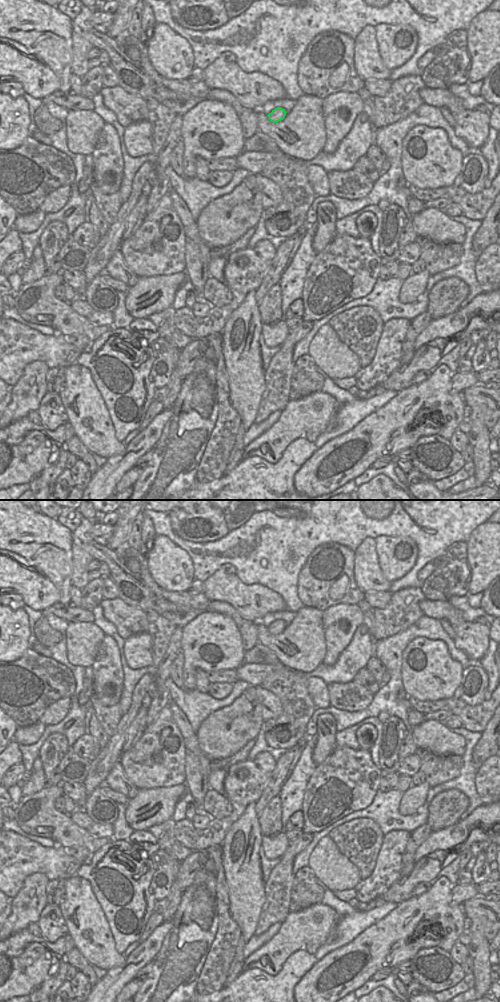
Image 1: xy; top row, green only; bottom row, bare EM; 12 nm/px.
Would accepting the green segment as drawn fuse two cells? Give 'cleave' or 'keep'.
keep

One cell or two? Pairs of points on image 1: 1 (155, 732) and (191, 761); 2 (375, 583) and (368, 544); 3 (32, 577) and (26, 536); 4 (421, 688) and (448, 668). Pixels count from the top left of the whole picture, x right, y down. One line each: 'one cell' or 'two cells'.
1: two cells
2: one cell
3: two cells
4: one cell

